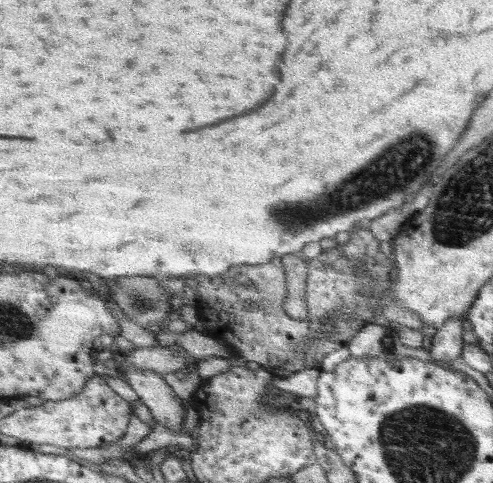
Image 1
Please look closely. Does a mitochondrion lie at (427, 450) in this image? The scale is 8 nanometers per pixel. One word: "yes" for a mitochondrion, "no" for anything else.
yes

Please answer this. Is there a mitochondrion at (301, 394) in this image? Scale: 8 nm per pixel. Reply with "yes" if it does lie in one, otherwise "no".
no

